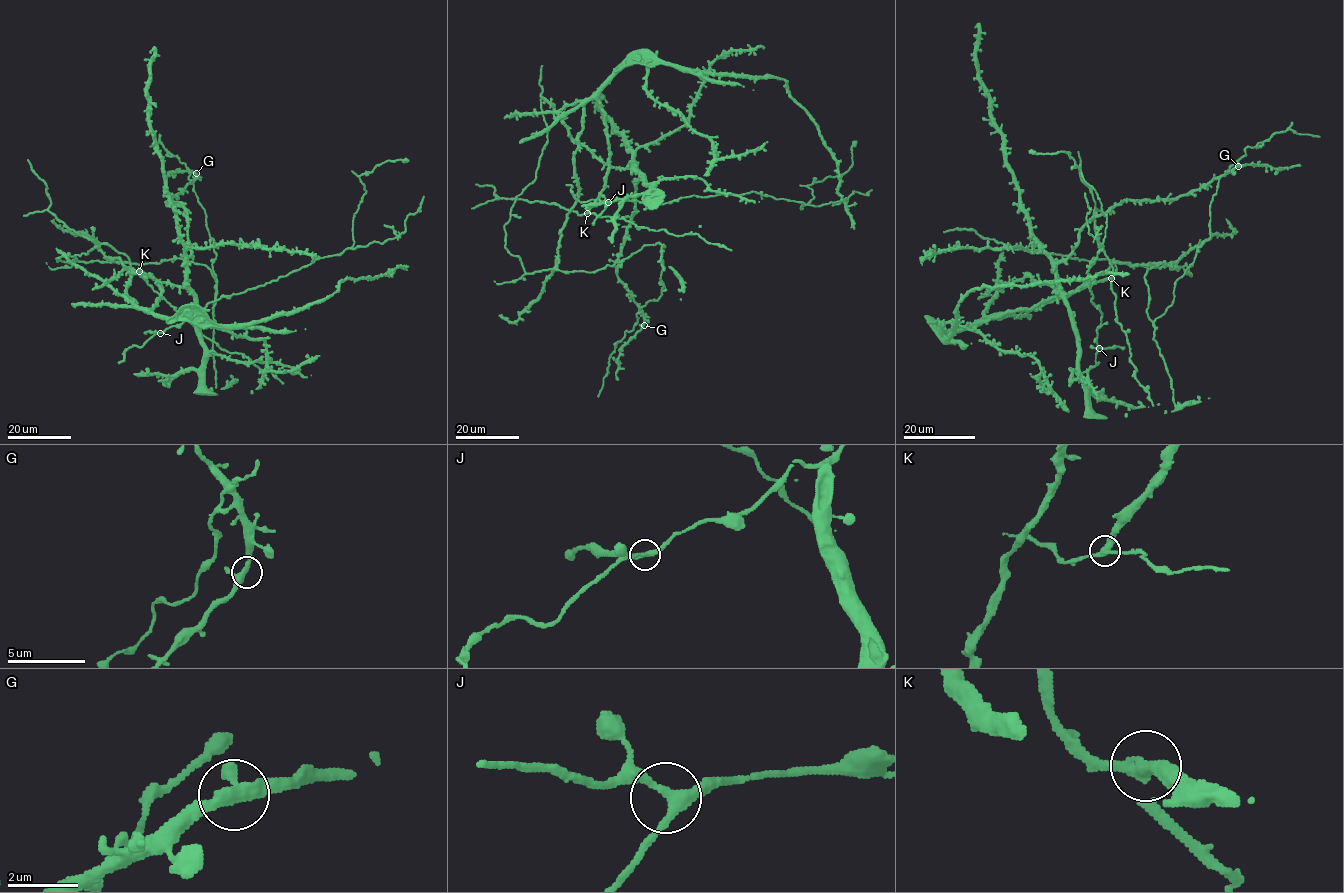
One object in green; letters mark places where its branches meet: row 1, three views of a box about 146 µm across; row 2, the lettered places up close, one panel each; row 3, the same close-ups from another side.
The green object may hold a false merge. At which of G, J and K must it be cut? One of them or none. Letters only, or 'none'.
K

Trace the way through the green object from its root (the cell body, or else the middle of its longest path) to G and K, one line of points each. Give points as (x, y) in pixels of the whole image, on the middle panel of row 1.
G: (625, 235), (618, 257), (618, 277), (641, 310), (644, 325)
K: (625, 235), (639, 170), (603, 164), (573, 140), (555, 112), (595, 99), (609, 165), (587, 212)

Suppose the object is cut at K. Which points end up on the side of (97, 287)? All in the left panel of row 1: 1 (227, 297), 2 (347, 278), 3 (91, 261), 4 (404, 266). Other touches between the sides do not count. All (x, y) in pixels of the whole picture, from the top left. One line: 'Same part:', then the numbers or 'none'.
Same part: 1, 3

